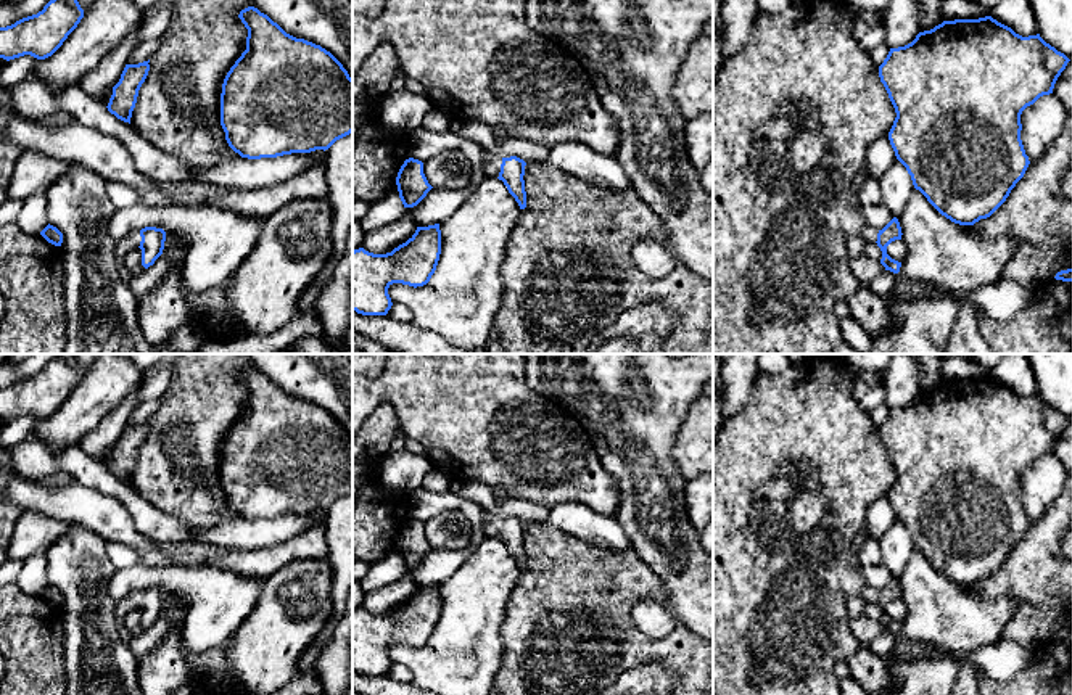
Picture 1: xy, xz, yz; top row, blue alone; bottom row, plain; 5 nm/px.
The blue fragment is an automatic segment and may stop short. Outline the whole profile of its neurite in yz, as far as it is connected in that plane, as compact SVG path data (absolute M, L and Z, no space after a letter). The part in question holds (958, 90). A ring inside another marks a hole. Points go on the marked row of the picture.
M992 16L943 21L898 48L890 48L879 66L879 77L895 108L889 132L897 159L906 167L913 185L946 219L974 225L990 217L1024 177L1030 161L1020 140L1020 114L1040 97L1053 93L1070 60L1046 43L1040 34L1022 37Z

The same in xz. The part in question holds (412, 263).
M439 224L417 227L415 233L386 254L373 254L364 248L353 251L353 310L362 315L386 315L393 302L388 288L393 283L423 286L436 270L441 254Z

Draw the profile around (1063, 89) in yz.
M1072 60L1067 63L1066 69L1058 77L1053 95L1058 97L1066 109L1072 111Z

